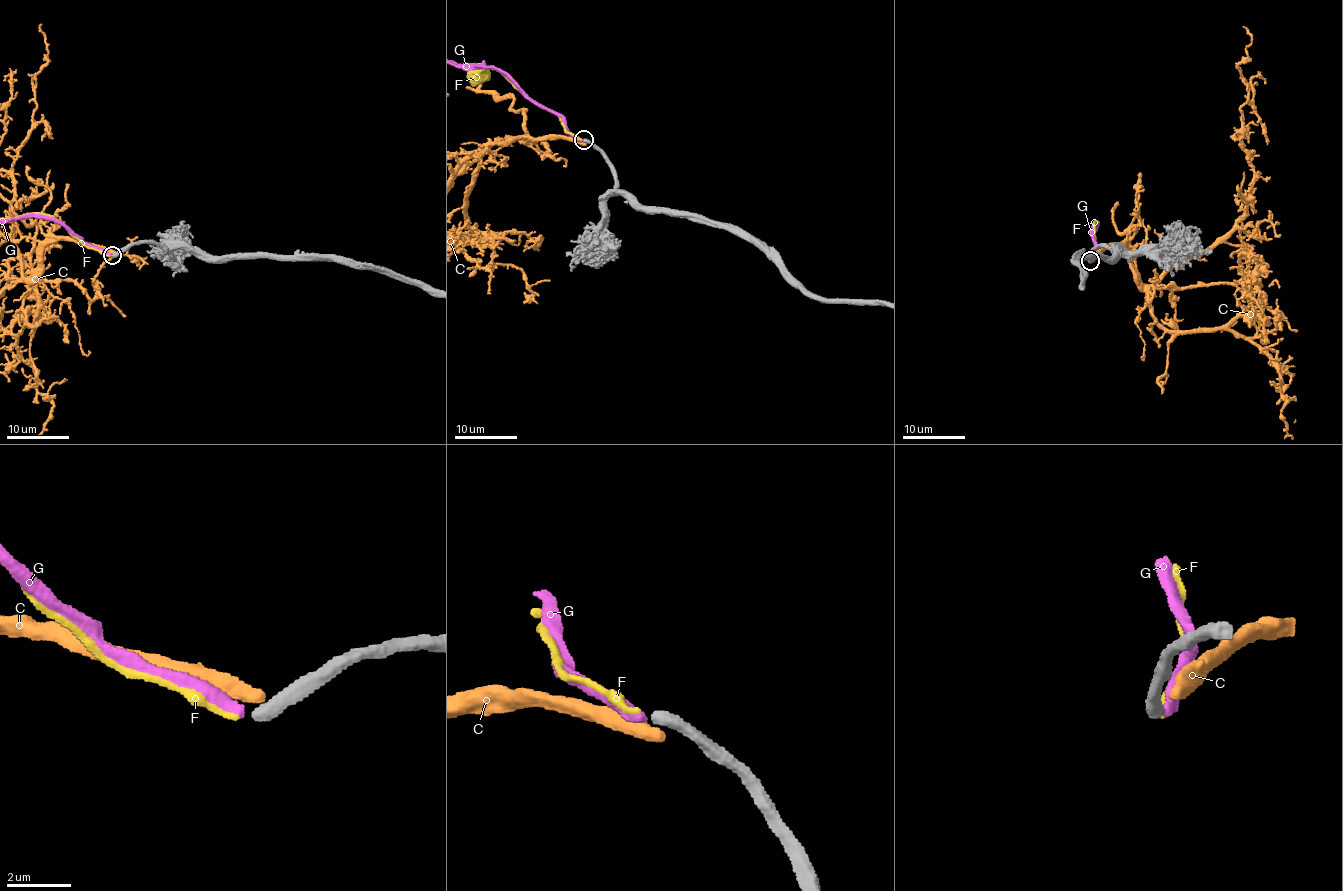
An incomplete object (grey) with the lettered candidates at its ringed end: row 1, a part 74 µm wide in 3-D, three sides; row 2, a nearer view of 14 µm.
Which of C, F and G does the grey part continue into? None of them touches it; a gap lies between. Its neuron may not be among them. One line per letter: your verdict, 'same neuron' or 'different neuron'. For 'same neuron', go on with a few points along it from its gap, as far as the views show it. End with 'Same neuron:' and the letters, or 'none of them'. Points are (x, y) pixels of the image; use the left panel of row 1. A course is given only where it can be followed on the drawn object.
C: different neuron
F: different neuron
G: same neuron
Same neuron: G

